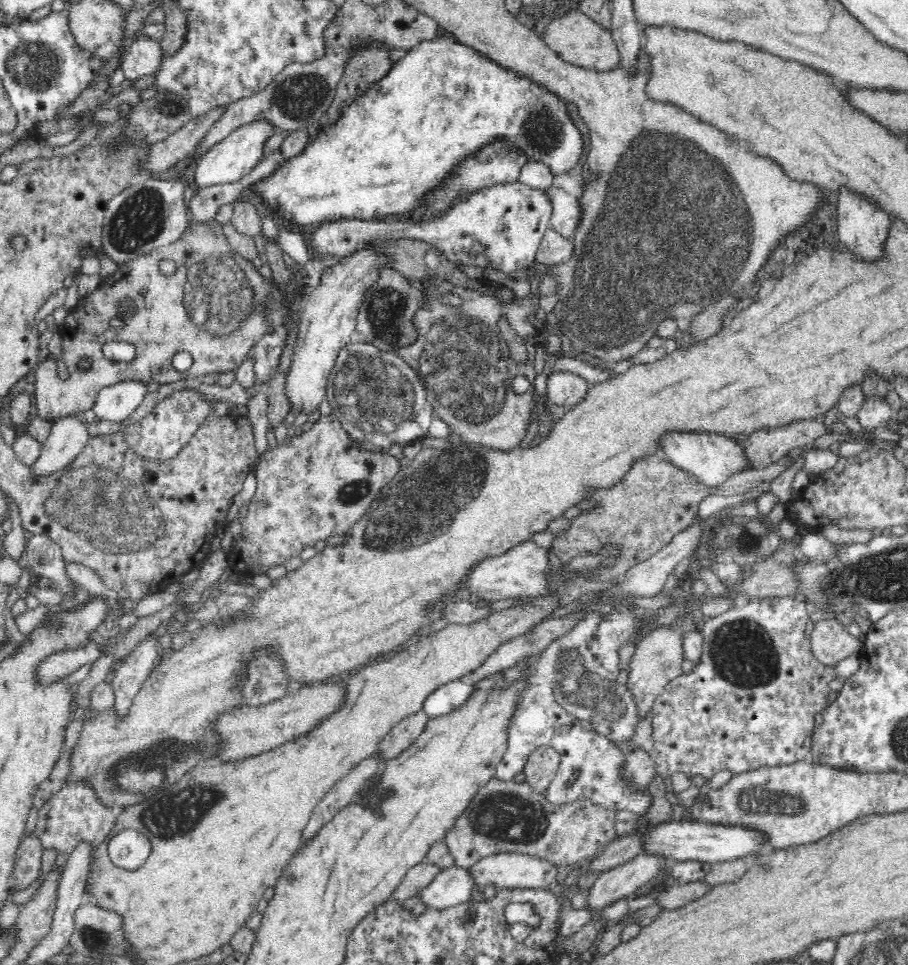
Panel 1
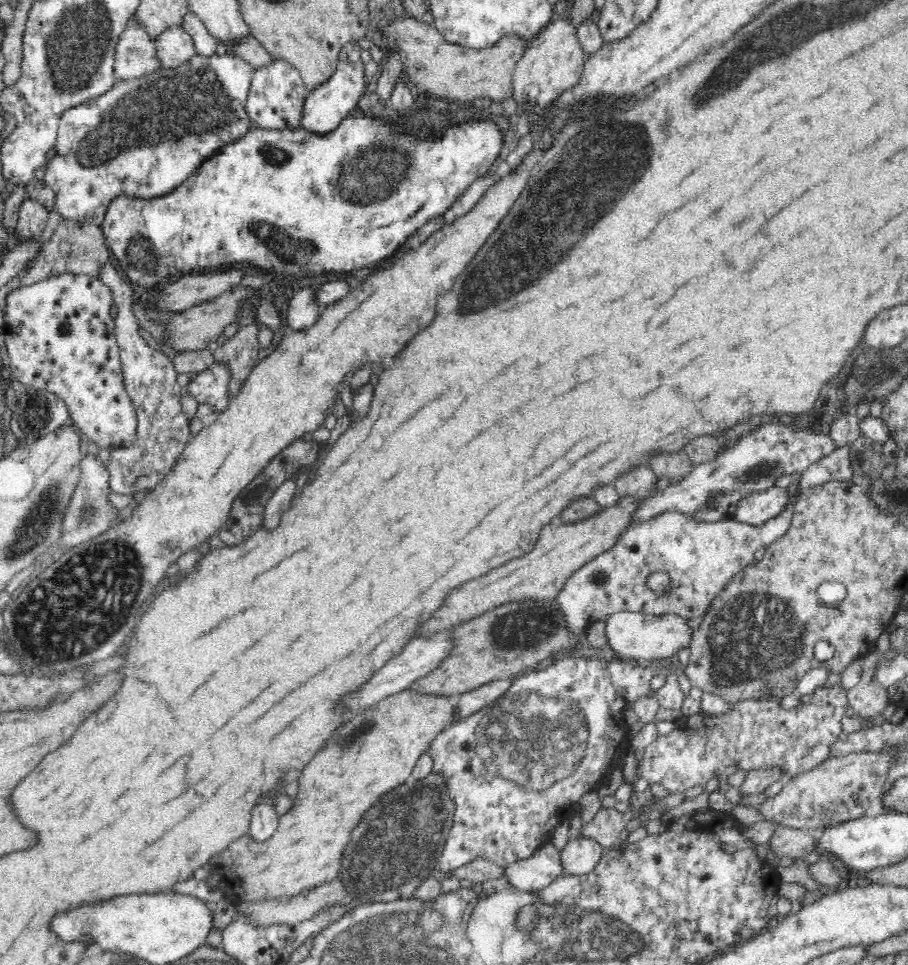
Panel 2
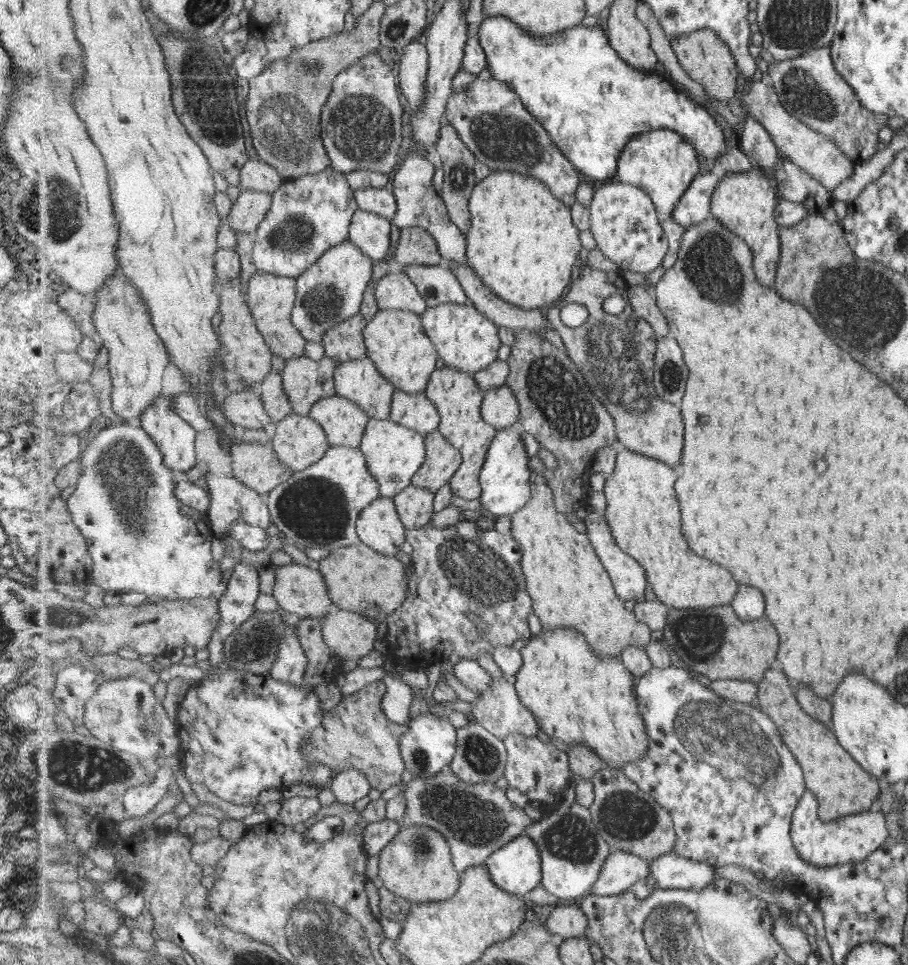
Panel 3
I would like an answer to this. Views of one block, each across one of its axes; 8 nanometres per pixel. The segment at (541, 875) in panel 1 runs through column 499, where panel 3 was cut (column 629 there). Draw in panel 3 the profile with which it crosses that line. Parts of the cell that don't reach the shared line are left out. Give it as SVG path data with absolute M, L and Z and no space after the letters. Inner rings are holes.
M612 850L591 894L599 896L624 894L631 890L635 882L647 878L650 874L651 861L625 851Z

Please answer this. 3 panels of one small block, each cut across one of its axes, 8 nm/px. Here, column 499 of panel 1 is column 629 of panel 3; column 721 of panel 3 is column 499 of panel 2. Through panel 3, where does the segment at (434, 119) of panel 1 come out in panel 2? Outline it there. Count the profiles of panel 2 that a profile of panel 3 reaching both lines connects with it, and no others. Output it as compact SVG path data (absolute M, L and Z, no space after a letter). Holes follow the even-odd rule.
M358 107L343 118L335 130L324 135L302 129L266 130L255 125L246 136L233 145L226 146L216 153L216 156L204 162L198 171L173 192L152 200L138 200L130 196L116 198L114 202L110 202L110 208L100 227L127 281L142 287L152 287L158 282L168 281L170 276L184 276L184 272L190 272L194 268L206 269L234 262L249 262L263 268L270 274L271 279L282 282L288 279L322 276L324 272L361 271L379 260L392 256L398 250L398 246L406 242L408 236L415 234L432 217L440 217L448 212L474 181L494 171L499 163L505 136L506 134L500 132L498 124L494 124L494 118L462 118L462 122L446 122L446 126L438 126L438 130L434 130L434 122L422 122L422 118L405 116L402 117L402 122L386 122L372 118L372 115L365 114Z

